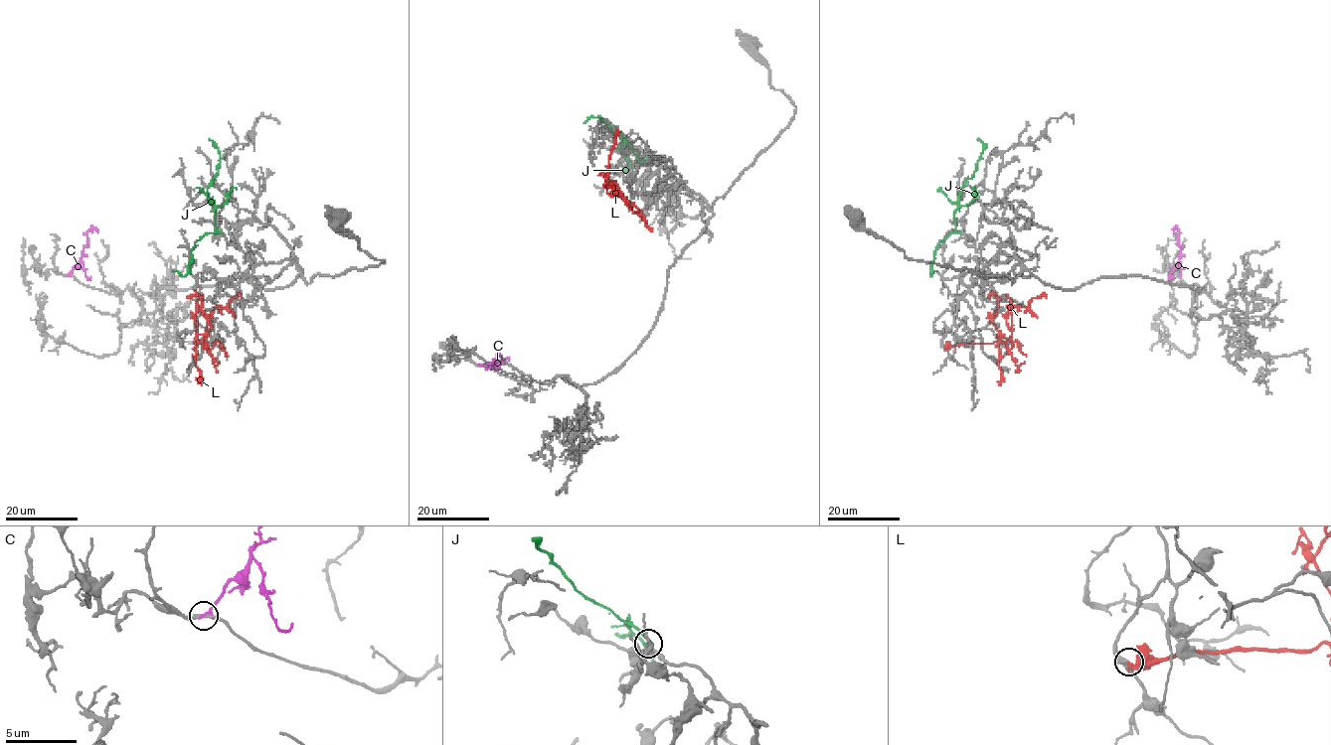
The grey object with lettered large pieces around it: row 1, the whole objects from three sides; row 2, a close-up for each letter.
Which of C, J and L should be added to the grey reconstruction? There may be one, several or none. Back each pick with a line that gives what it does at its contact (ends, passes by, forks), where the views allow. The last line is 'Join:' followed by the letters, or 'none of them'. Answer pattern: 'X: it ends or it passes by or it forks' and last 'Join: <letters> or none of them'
Join: none of them

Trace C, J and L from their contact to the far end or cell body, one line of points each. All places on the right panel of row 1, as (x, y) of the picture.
C: (1179, 275), (1180, 246), (1178, 232), (1174, 228), (1175, 232)
J: (960, 231), (954, 230), (954, 212), (960, 190), (975, 170), (984, 144), (976, 138)
L: (944, 347), (1006, 342), (1011, 335), (1012, 308), (1028, 308), (1033, 298), (1047, 296)

